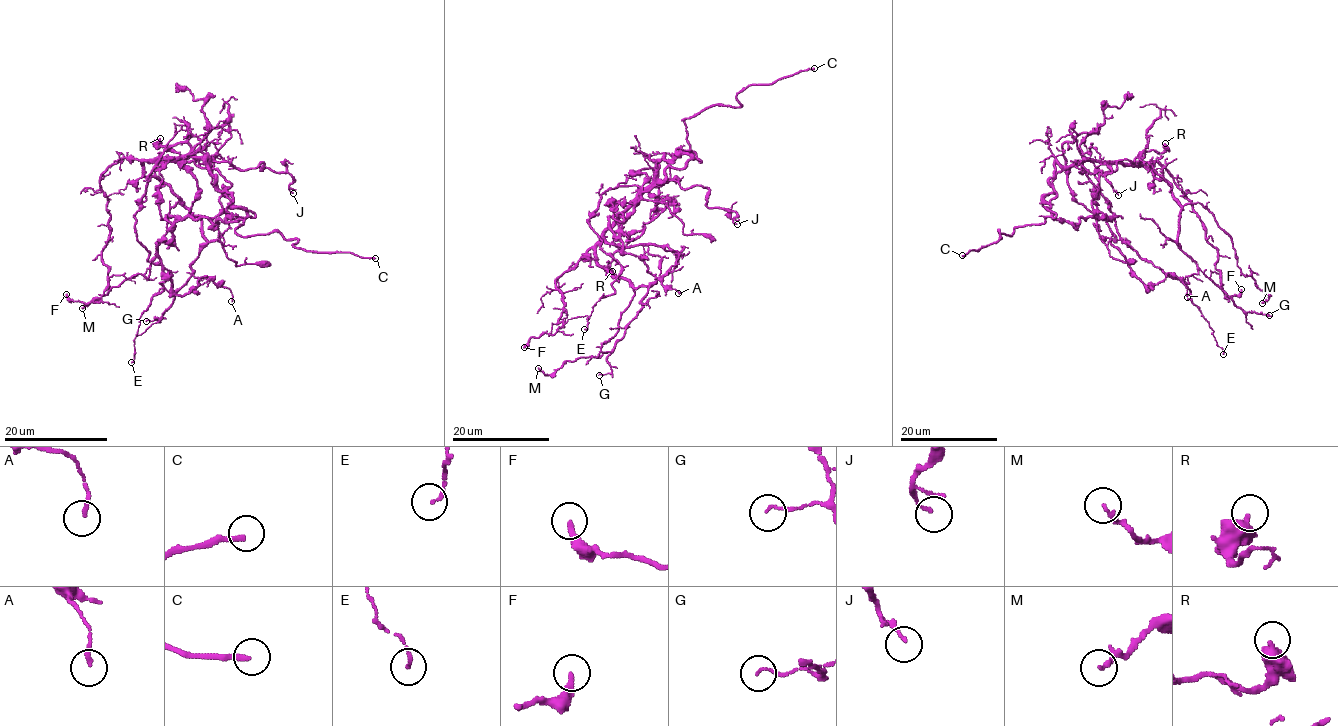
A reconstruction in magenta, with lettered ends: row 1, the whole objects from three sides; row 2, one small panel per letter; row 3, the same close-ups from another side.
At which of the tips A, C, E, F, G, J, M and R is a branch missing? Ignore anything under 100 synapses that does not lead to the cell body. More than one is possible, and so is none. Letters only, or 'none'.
C

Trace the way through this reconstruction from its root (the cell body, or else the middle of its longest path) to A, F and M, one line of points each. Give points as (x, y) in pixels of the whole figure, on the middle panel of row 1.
A: (655, 167), (693, 157), (668, 167), (622, 223), (620, 213), (623, 221), (609, 216), (609, 229), (678, 293)
F: (655, 167), (653, 183), (555, 281), (565, 302), (557, 322), (562, 325), (554, 334), (531, 337), (524, 347)
M: (655, 167), (596, 247), (596, 261), (634, 291), (618, 331), (597, 357), (538, 368)

